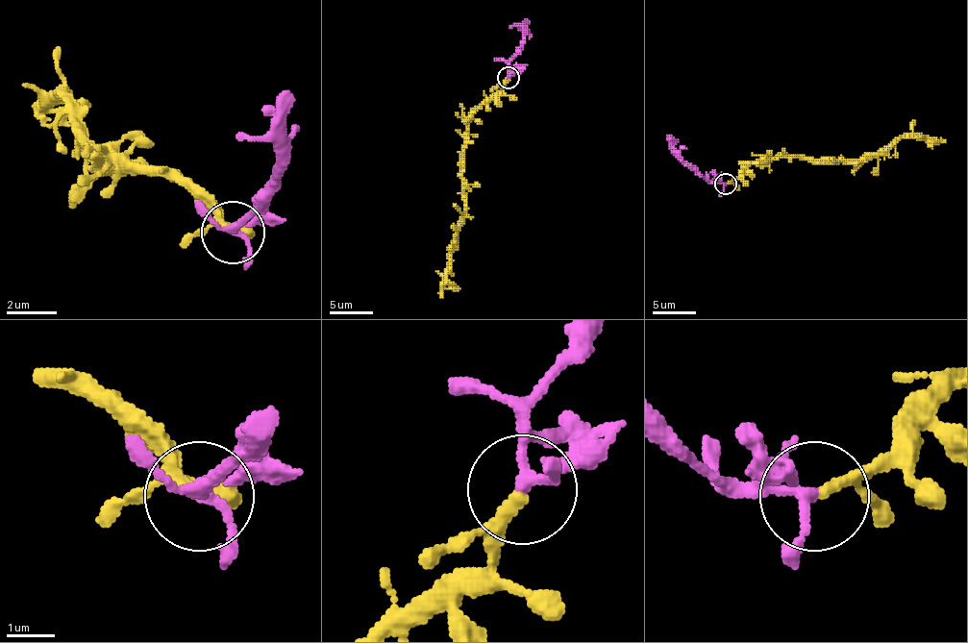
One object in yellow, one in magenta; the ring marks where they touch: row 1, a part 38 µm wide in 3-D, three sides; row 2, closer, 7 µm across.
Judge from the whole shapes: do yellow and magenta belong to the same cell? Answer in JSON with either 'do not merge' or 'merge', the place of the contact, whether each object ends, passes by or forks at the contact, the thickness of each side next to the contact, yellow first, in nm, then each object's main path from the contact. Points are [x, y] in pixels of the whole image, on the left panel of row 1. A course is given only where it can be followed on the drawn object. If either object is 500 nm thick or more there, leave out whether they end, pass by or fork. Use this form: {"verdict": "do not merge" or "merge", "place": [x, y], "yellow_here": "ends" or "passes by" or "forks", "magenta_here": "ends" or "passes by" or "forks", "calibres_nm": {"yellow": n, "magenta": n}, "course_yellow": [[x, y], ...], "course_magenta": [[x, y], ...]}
{"verdict": "merge", "place": [233, 232], "yellow_here": "ends", "magenta_here": "passes by", "calibres_nm": {"yellow": 240, "magenta": 200}, "course_yellow": [[231, 231], [174, 180], [136, 174], [117, 155], [99, 161], [86, 130], [48, 98], [61, 111], [92, 105]], "course_magenta": [[231, 231], [268, 193], [275, 149], [275, 105], [287, 92]]}

